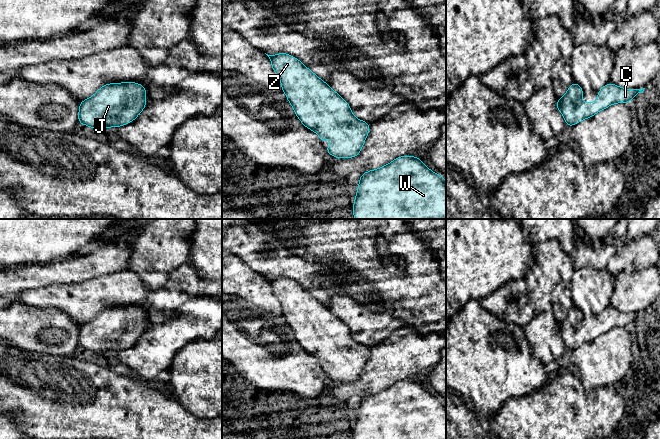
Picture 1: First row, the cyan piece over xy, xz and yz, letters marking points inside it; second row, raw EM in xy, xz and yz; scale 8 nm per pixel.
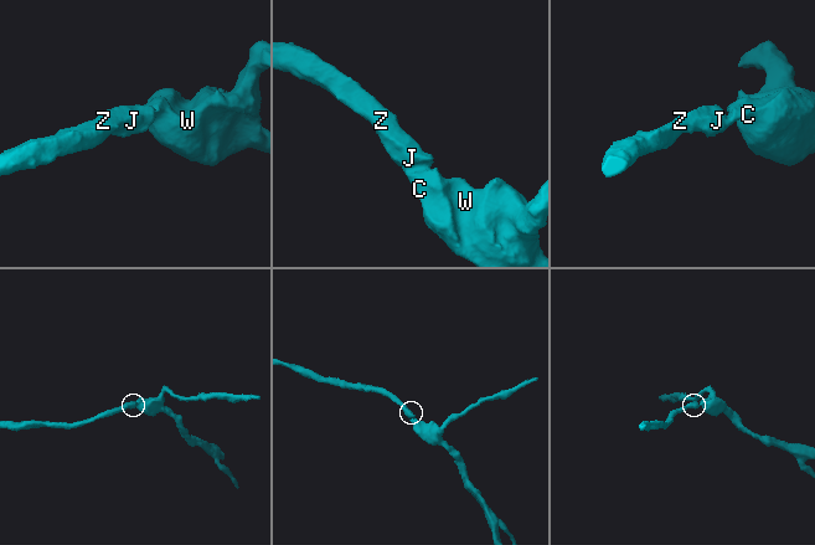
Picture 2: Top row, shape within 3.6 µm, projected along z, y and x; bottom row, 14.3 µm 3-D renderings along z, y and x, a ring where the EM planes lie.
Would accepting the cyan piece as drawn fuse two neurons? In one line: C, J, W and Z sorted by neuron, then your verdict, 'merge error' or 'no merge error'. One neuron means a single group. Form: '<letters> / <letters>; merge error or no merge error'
C J W Z; no merge error

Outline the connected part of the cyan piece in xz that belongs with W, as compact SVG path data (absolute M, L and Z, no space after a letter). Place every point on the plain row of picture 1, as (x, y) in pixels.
M400 380L359 402L353 439L446 439L446 405L426 391L420 382Z

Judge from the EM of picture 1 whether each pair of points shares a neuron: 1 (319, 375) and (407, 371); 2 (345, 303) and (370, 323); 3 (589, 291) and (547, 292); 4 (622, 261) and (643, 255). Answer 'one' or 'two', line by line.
1: two
2: one
3: two
4: one

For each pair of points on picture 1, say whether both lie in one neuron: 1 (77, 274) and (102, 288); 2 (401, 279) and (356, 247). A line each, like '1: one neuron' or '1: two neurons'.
1: two neurons
2: one neuron

